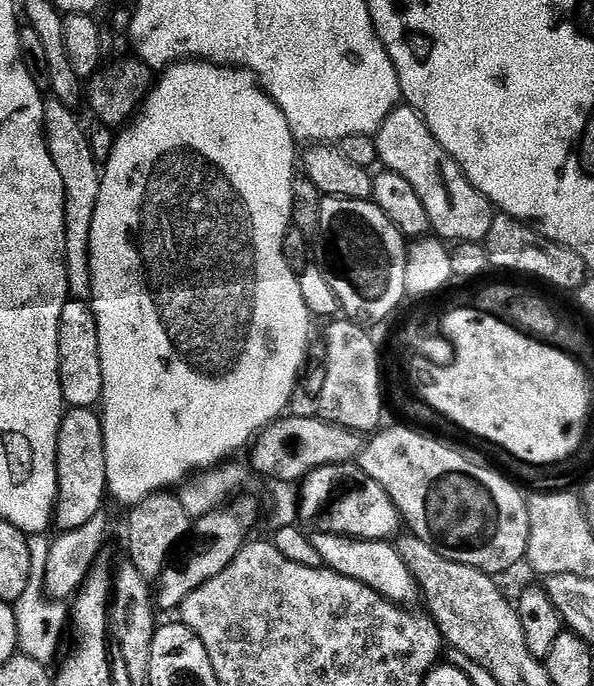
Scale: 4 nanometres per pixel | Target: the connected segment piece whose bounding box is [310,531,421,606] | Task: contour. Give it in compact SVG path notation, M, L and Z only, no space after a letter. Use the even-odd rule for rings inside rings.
M315 531L310 539L321 563L333 572L370 586L370 590L382 594L394 604L412 606L415 605L412 604L415 600L421 599L420 587L416 585L414 574L410 574L406 562L402 562L400 552L391 543L383 540L361 540L320 531Z

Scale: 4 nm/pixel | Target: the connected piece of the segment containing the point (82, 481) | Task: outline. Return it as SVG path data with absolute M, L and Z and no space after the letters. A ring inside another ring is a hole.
M69 407L64 413L60 429L58 430L58 444L56 446L56 474L58 488L56 503L60 506L60 523L57 529L65 530L78 528L102 511L103 500L106 500L108 479L106 478L106 450L104 449L104 427L100 416L92 408Z

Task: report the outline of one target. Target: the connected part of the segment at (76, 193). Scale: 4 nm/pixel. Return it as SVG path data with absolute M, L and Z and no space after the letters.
M52 98L45 103L44 108L44 140L48 143L50 158L54 158L54 166L62 178L64 187L64 234L62 237L62 259L68 274L68 287L71 295L76 298L88 298L92 294L92 279L88 273L88 235L92 225L92 214L96 209L96 198L99 192L101 173L98 164L92 161L92 156L84 152L84 144L80 141L80 128L76 125L76 116L71 107L58 99Z

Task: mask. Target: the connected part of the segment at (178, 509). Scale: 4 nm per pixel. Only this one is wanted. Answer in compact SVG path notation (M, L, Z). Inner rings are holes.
M164 490L151 493L140 502L139 506L131 507L127 512L129 514L120 532L120 538L128 552L127 559L144 580L157 581L161 570L168 562L168 552L172 544L187 531L188 533L191 531L191 517L184 513L184 507L178 498L173 493Z

